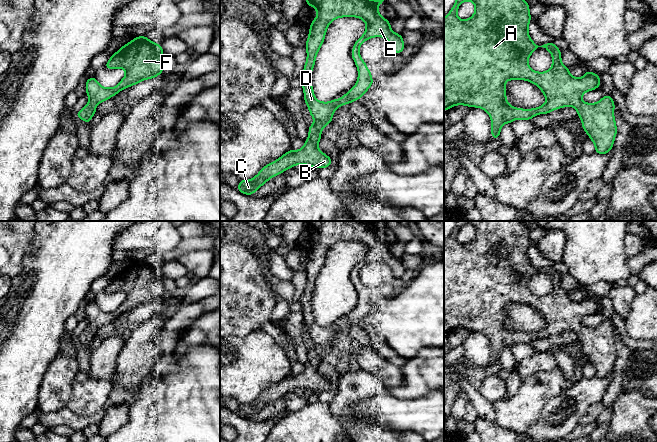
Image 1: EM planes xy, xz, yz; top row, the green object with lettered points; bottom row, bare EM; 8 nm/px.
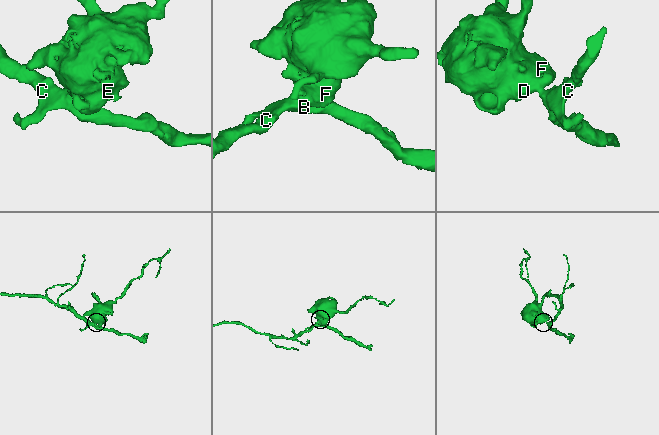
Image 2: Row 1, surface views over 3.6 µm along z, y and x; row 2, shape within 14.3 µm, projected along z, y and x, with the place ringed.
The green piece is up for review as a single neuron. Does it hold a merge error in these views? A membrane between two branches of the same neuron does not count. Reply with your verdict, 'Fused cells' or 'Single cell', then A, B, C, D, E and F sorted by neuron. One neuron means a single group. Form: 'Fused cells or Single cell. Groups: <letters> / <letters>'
Single cell. Groups: A B C D E F

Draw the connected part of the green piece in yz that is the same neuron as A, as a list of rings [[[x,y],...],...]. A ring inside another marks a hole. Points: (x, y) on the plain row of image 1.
[[[456,221],[456,226],[450,236],[444,242],[444,334],[449,334],[455,329],[478,331],[486,335],[491,341],[491,359],[493,364],[500,360],[500,355],[505,347],[511,348],[513,344],[531,344],[538,338],[549,338],[551,335],[572,330],[577,334],[581,342],[582,351],[595,369],[595,376],[607,378],[613,371],[617,358],[614,342],[615,327],[610,318],[604,319],[597,327],[584,327],[582,320],[585,316],[597,313],[601,304],[597,297],[587,294],[582,302],[573,301],[569,292],[561,285],[561,274],[552,266],[542,270],[536,269],[528,257],[528,249],[531,245],[530,230],[522,221]],[[464,225],[475,228],[475,237],[467,244],[460,244],[457,235]],[[543,271],[552,278],[552,290],[546,296],[536,296],[528,289],[528,282],[538,272]],[[507,304],[527,304],[537,309],[546,322],[544,329],[533,333],[514,332],[506,323]]]

